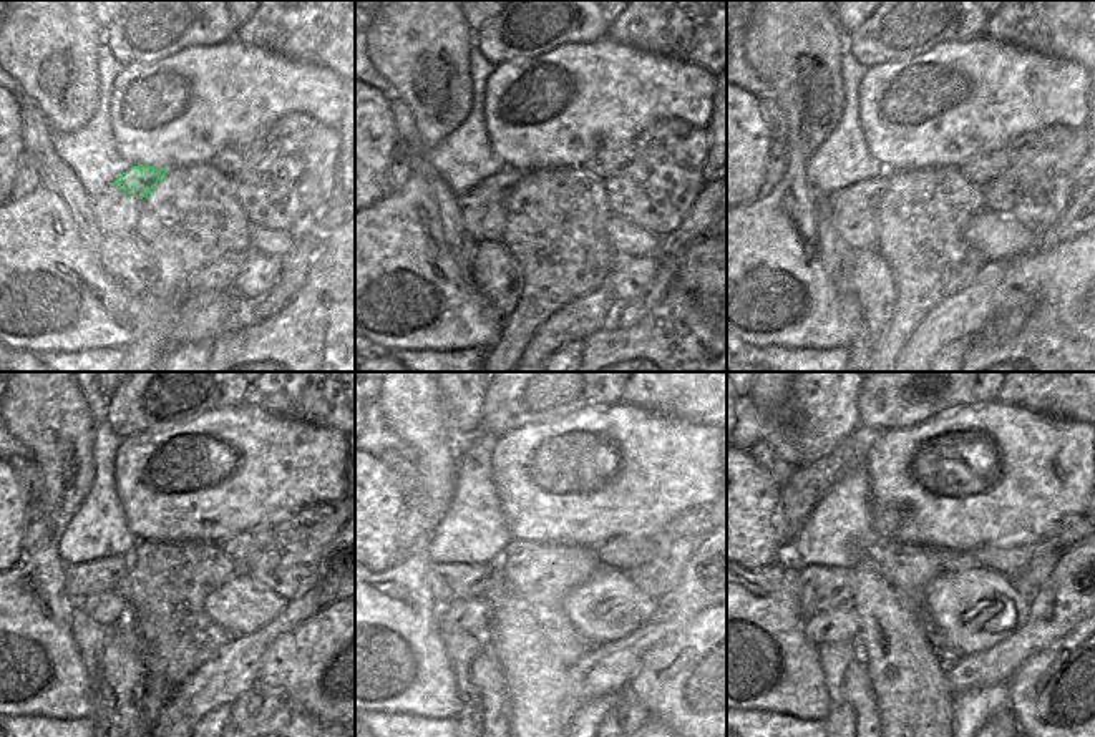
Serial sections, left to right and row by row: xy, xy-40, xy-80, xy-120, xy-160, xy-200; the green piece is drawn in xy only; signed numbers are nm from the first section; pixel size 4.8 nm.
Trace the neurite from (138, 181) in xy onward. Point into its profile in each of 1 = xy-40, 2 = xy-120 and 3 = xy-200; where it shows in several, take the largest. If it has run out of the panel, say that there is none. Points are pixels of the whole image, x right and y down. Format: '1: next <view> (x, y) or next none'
1: next xy-40 (498, 188)
2: next xy-120 (90, 578)
3: next xy-200 (818, 588)

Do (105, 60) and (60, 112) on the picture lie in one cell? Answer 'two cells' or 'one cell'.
two cells

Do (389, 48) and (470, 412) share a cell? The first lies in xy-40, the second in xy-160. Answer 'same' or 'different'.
different

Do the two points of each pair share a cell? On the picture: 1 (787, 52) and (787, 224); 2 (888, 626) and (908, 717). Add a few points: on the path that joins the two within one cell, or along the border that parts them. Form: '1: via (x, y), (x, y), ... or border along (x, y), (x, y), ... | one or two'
1: via (797, 95), (797, 181) | one
2: via (896, 649), (906, 671), (908, 694) | one

